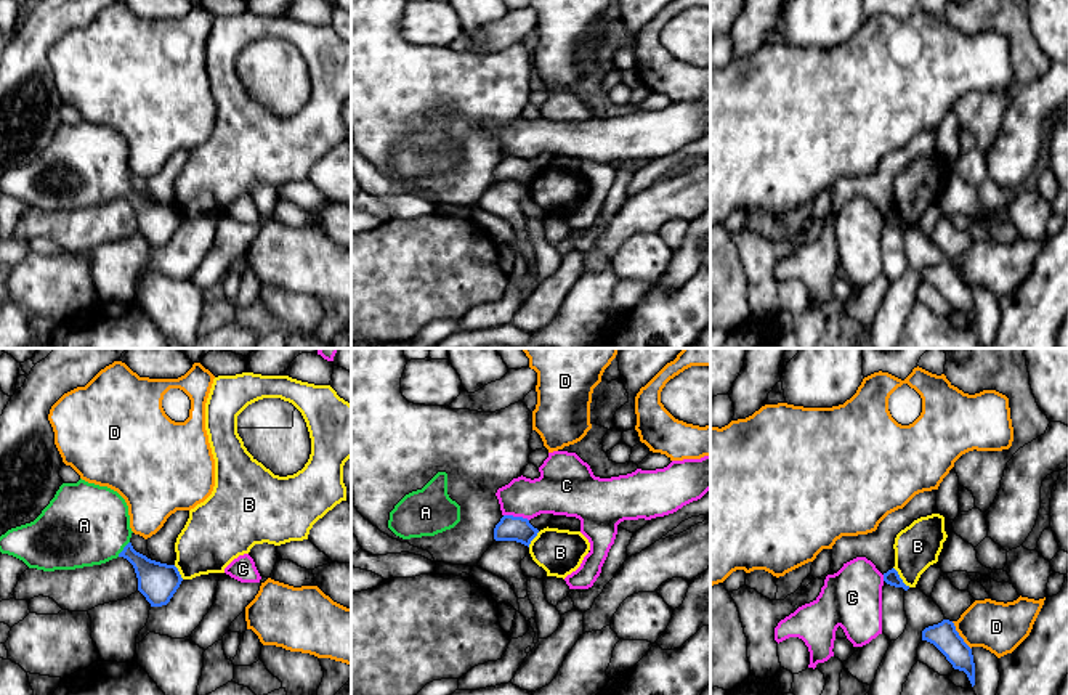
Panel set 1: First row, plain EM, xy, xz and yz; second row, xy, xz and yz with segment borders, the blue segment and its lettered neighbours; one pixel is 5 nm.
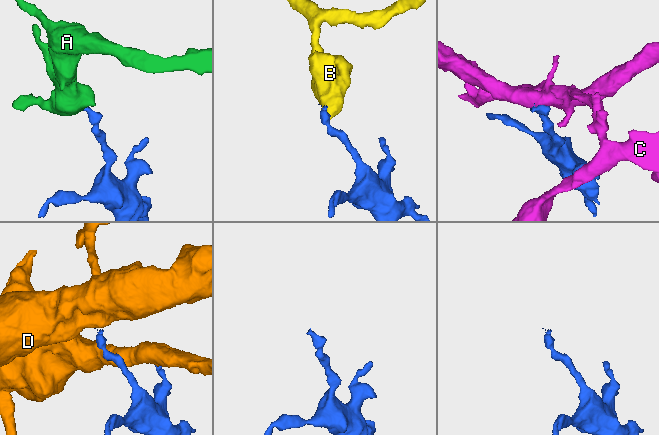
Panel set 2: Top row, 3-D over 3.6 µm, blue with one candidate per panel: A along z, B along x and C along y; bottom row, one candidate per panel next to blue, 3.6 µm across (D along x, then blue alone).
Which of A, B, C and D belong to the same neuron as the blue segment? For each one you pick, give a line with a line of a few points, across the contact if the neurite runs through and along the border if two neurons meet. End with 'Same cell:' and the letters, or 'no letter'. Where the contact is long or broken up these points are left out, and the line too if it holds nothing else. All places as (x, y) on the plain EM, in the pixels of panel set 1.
A: Line: xy (157, 222), (124, 190), (105, 174), (84, 166)
Same cell: A

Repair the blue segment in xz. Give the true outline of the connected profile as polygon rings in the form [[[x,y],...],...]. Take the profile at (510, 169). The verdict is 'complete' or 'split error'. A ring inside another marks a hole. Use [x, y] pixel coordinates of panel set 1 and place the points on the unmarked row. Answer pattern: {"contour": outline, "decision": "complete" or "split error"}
{"contour": [[[504,156],[494,169],[494,180],[516,181],[529,188],[537,173],[539,170],[534,169],[528,159]]], "decision": "complete"}

